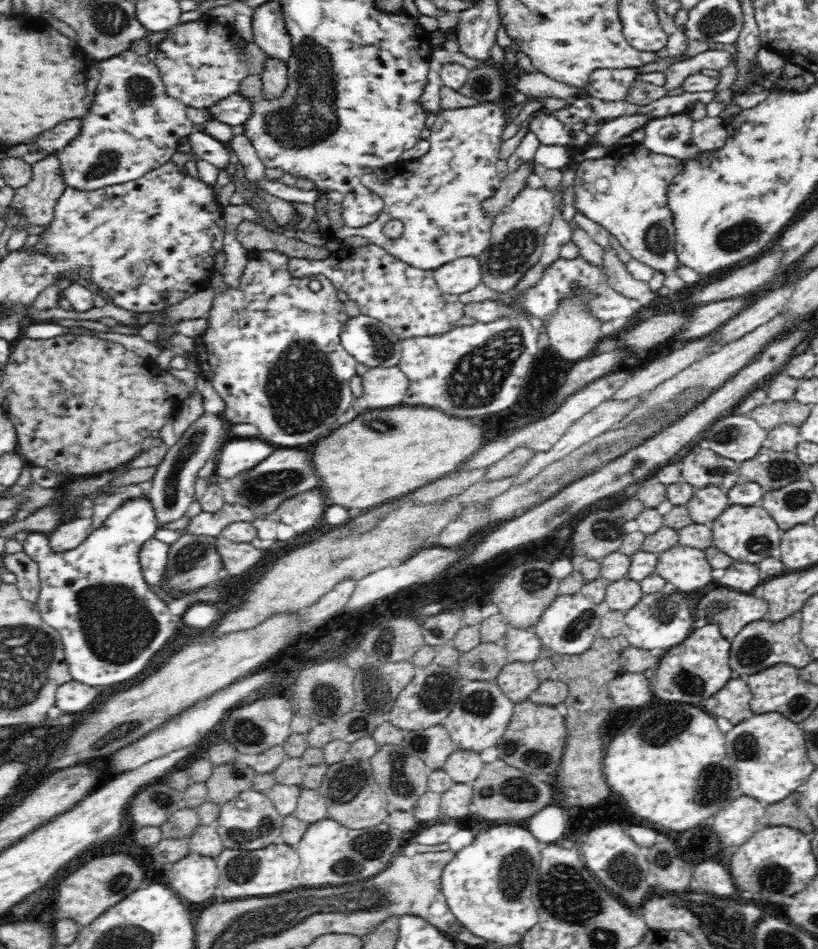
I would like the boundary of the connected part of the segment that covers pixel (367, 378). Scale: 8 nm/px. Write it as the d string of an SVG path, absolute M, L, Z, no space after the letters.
M398 365L370 367L362 376L362 394L367 410L402 405L408 396L410 379Z

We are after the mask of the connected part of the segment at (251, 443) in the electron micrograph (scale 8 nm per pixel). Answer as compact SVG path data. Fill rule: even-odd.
M228 438L222 444L215 466L215 479L230 481L234 476L256 469L275 450L260 438Z

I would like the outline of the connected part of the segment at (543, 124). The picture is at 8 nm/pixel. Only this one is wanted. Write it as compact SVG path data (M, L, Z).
M533 114L533 116L535 118L530 120L527 129L536 133L541 144L568 146L573 143L573 132L570 128L566 129L566 124L562 121L546 114Z

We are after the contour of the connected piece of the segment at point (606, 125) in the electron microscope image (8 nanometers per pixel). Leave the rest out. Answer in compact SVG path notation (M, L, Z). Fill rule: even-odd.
M626 114L620 118L606 120L593 135L591 145L613 148L618 145L617 142L622 136L629 136L634 130L646 126L650 120L648 114Z

